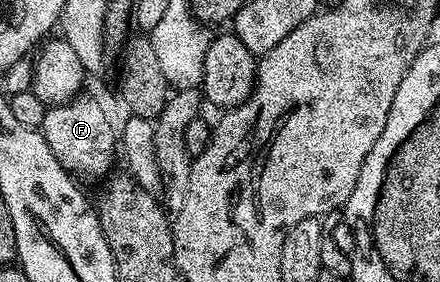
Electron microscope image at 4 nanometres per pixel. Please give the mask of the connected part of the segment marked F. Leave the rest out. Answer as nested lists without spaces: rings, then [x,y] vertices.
[[[86,96],[49,106],[40,132],[48,147],[52,147],[52,155],[60,159],[70,174],[102,175],[116,163],[116,125],[110,122],[105,107],[96,98]]]

